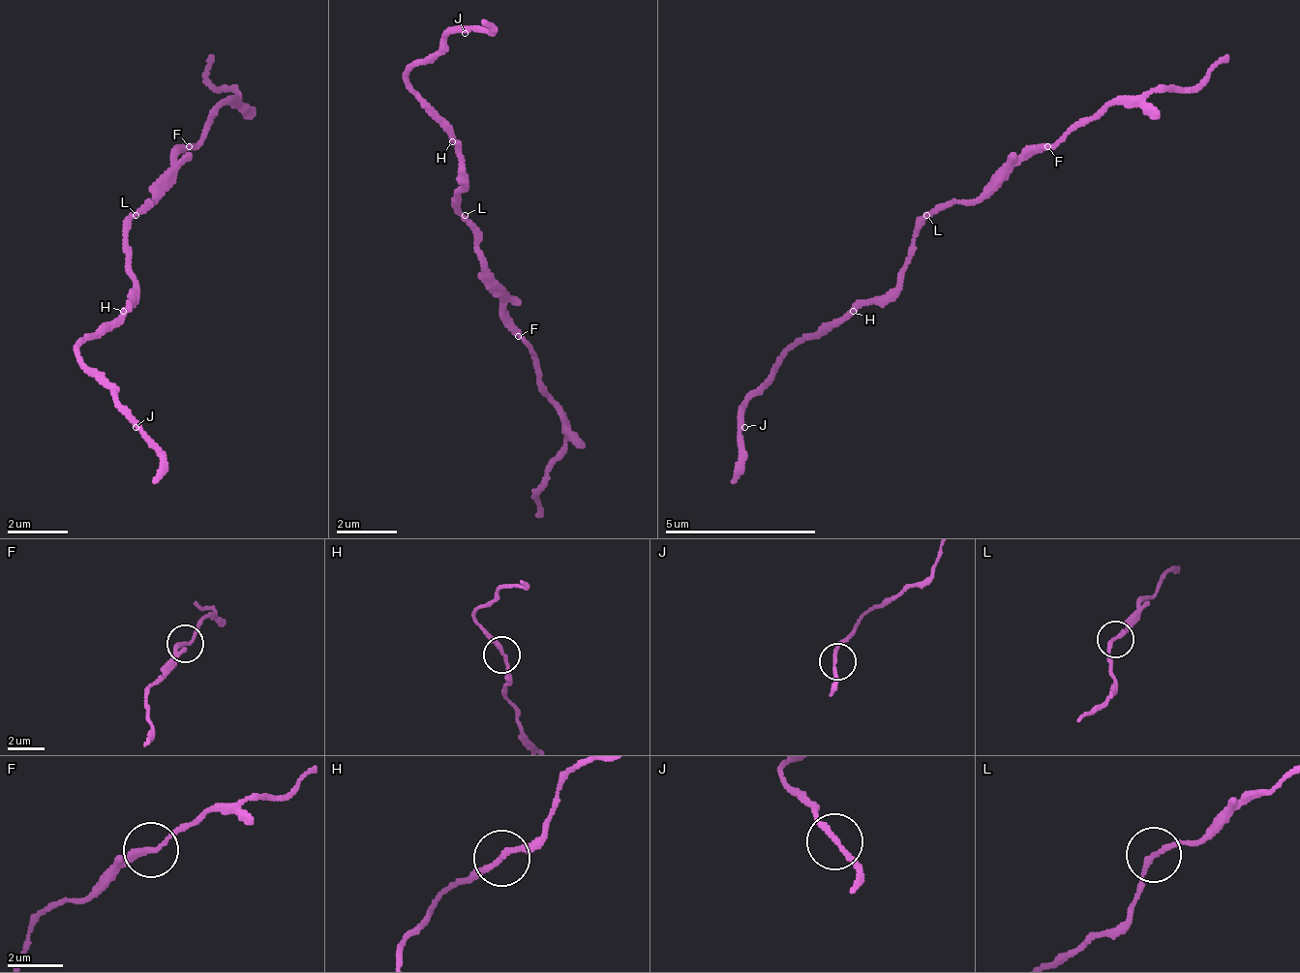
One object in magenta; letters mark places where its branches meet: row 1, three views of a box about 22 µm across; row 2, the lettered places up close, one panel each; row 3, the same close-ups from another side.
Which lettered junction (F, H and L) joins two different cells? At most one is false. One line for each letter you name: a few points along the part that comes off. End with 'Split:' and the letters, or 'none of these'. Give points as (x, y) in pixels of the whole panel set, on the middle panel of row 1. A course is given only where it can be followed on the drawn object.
Split: none of these

